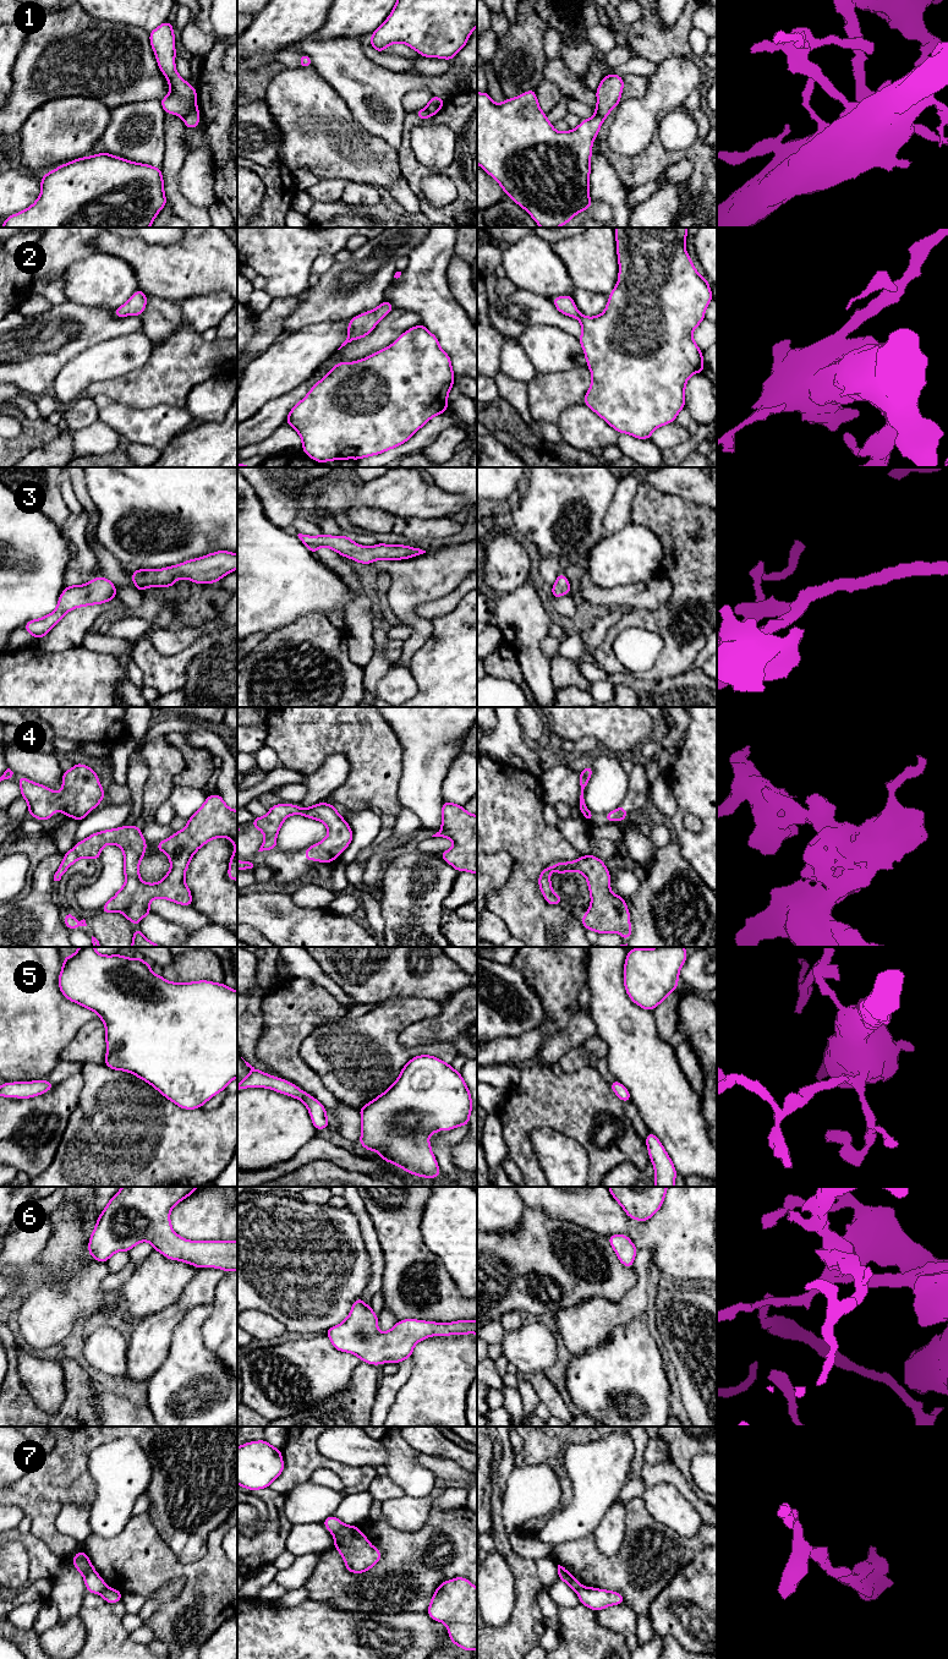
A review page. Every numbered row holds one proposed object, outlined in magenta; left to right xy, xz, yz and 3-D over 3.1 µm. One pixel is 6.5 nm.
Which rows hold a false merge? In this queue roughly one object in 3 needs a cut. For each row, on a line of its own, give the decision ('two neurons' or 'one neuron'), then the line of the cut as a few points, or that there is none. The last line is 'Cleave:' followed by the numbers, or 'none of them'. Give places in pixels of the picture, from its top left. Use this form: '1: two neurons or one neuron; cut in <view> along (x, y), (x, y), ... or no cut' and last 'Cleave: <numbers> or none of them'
1: two neurons; cut in xy along (195, 104), (184, 119)
2: one neuron; no cut
3: one neuron; no cut
4: one neuron; no cut
5: one neuron; no cut
6: one neuron; no cut
7: two neurons; cut in xz along (346, 1526), (334, 1536)
Cleave: 1, 7

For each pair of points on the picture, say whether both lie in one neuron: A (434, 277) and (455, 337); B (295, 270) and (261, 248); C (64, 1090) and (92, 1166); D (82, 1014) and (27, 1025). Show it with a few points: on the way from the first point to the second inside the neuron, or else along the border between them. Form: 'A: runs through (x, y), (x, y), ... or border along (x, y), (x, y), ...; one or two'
A: runs through (437, 291), (437, 307), (449, 322); one
B: runs through (286, 262), (273, 248), (269, 248); one
C: border along (83, 1084), (78, 1104), (70, 1116), (61, 1138); two
D: runs through (69, 1017), (40, 1022); one

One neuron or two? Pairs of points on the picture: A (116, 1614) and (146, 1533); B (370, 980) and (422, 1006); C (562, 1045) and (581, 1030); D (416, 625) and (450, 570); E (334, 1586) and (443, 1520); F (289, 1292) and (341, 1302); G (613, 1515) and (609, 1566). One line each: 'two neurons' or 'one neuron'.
A: two neurons
B: two neurons
C: one neuron
D: one neuron
E: one neuron
F: one neuron
G: two neurons

